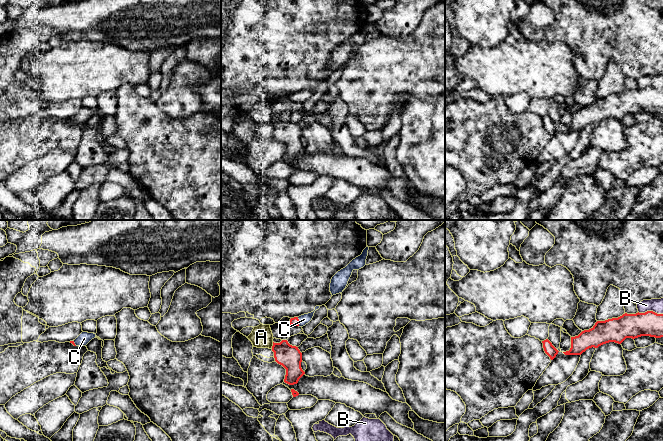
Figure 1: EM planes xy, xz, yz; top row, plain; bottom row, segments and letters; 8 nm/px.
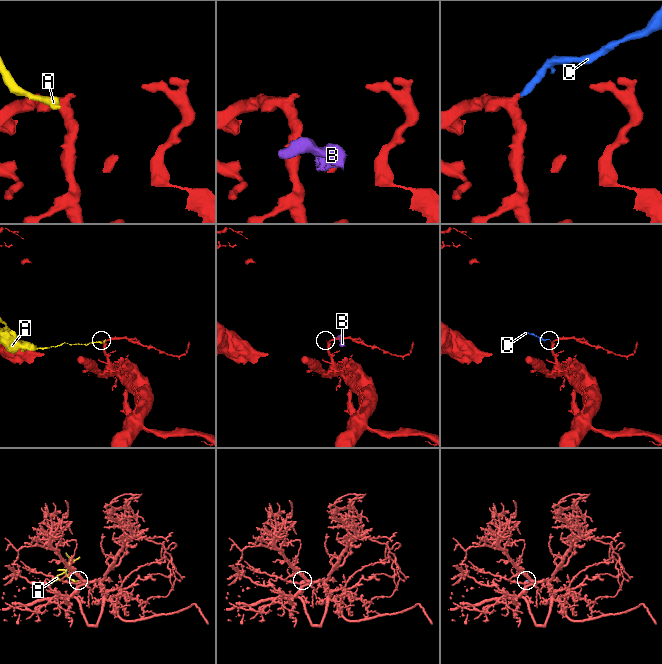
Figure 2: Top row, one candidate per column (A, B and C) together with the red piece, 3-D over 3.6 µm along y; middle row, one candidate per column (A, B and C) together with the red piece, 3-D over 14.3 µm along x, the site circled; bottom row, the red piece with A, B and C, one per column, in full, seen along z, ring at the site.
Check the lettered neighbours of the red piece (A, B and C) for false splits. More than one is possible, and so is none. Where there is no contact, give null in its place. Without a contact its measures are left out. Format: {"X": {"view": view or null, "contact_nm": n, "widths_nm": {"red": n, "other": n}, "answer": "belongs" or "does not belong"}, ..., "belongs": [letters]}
{"A": {"view": "xz", "contact_nm": 60, "widths_nm": {"red": 190, "other": 180}, "answer": "does not belong"}, "B": {"view": "yz", "contact_nm": 200, "widths_nm": {"red": 190, "other": 110}, "answer": "does not belong"}, "C": {"view": "xz", "contact_nm": 70, "widths_nm": {"red": 70, "other": 80}, "answer": "belongs"}, "belongs": ["C"]}

